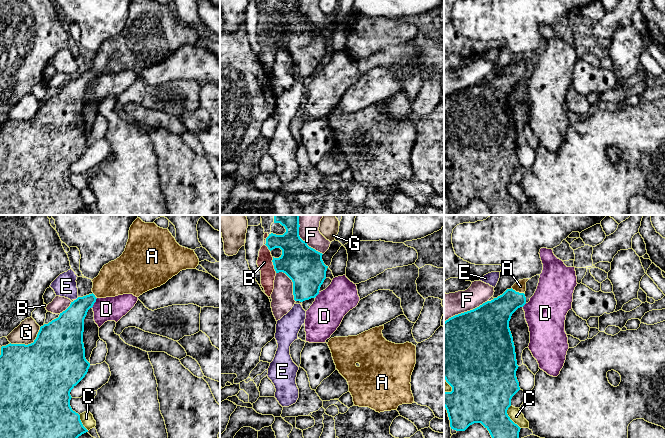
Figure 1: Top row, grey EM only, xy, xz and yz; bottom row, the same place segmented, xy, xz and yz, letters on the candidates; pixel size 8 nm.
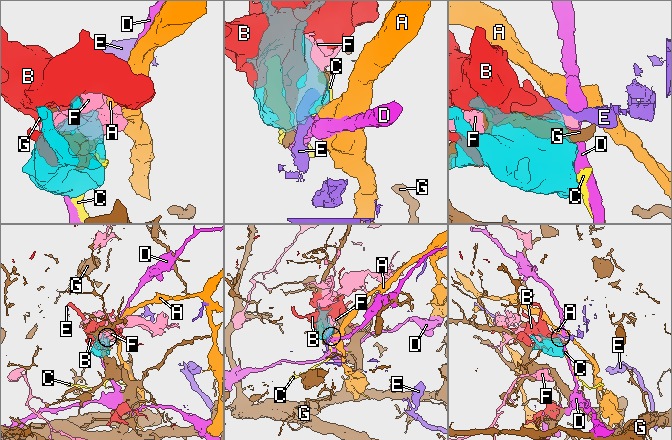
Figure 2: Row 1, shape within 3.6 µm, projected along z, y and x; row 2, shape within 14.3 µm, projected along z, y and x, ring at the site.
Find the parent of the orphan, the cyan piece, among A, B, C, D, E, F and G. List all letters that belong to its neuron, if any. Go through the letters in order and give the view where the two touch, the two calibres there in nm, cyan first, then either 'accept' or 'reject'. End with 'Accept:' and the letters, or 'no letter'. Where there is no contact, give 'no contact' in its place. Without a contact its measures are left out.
A: meets cyan in yz; 240 nm thick on the cyan side, 100 nm on the other; accept
B: meets cyan in xz; 300 nm thick on the cyan side, 120 nm on the other; reject
C: meets cyan in yz; 400 nm thick on the cyan side, 100 nm on the other; reject
D: meets cyan in xy; 220 nm thick on the cyan side, 190 nm on the other; reject
E: meets cyan in xy; 240 nm thick on the cyan side, 190 nm on the other; reject
F: meets cyan in yz; 500 nm thick on the cyan side, 200 nm on the other; reject
G: meets cyan in xy; 500 nm thick on the cyan side, 170 nm on the other; reject
Accept: A

